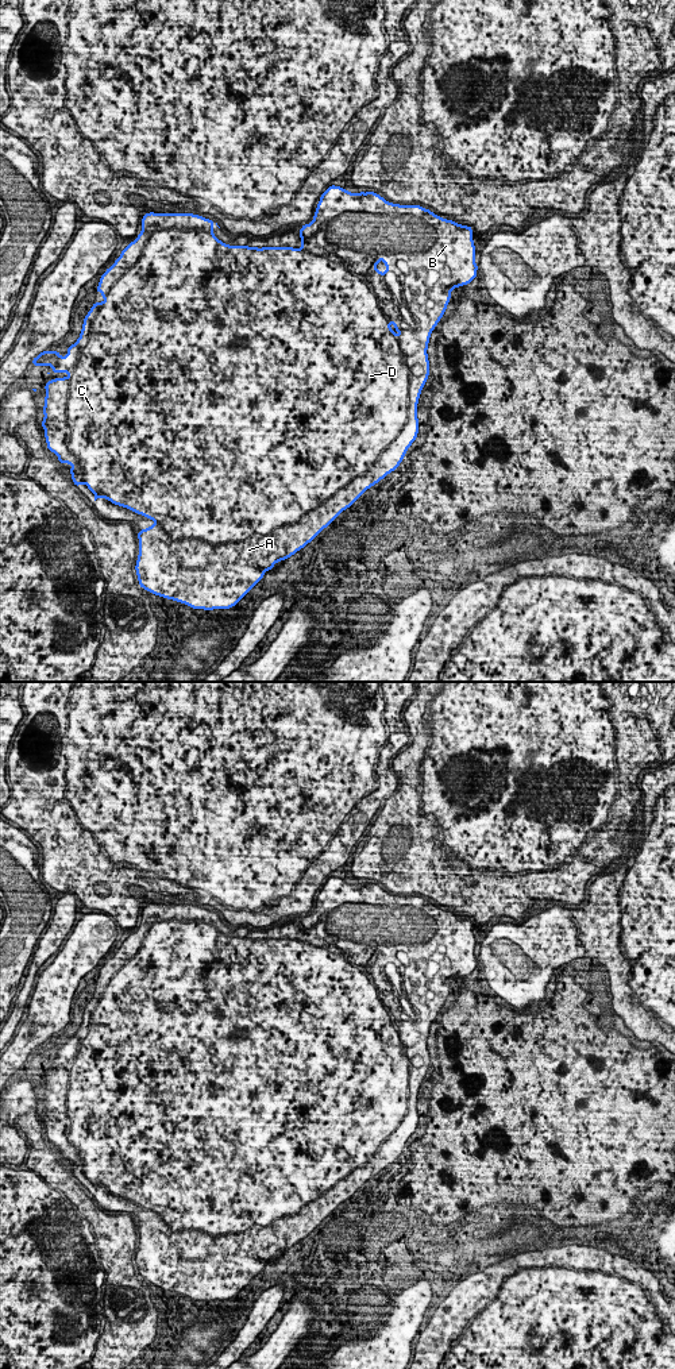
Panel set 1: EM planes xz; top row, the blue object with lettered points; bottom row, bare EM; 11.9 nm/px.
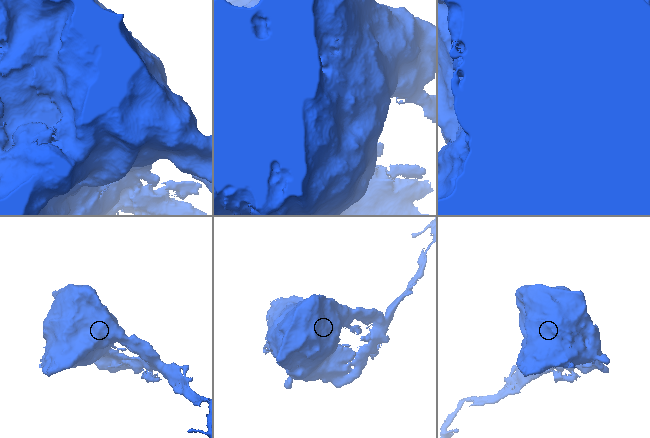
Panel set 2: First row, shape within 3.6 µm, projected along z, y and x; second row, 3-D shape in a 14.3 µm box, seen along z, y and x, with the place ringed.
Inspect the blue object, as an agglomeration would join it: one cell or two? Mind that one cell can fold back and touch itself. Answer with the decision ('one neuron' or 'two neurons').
one neuron

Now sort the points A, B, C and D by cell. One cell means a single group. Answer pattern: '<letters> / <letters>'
A B C D

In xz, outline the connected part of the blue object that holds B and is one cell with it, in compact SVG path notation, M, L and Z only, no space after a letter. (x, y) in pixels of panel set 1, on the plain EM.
M331 876L320 888L315 909L310 915L304 915L298 922L301 929L301 940L292 938L247 938L228 937L217 932L213 926L213 917L217 914L193 905L146 905L142 910L142 923L130 934L116 953L101 967L96 983L101 984L105 991L94 994L84 1010L82 1022L78 1031L66 1042L66 1048L61 1048L59 1042L43 1042L32 1050L34 1057L51 1057L53 1064L69 1064L69 1068L55 1069L46 1073L45 1110L40 1114L45 1119L47 1139L53 1142L61 1156L69 1154L69 1164L76 1177L85 1175L88 1180L99 1188L107 1189L115 1196L131 1200L155 1215L147 1220L138 1223L139 1247L136 1252L136 1265L139 1277L159 1288L182 1293L193 1300L230 1300L235 1297L265 1266L274 1254L286 1252L293 1245L312 1233L325 1218L328 1218L339 1204L350 1199L369 1179L383 1171L389 1164L394 1162L402 1153L406 1141L416 1131L418 1125L417 1094L423 1077L429 1067L429 1052L427 1046L431 1023L435 1021L451 990L451 982L470 975L477 968L478 957L474 953L475 937L472 933L472 919L446 911L424 901L420 896L398 896L387 894L374 883L351 884L340 878Z

